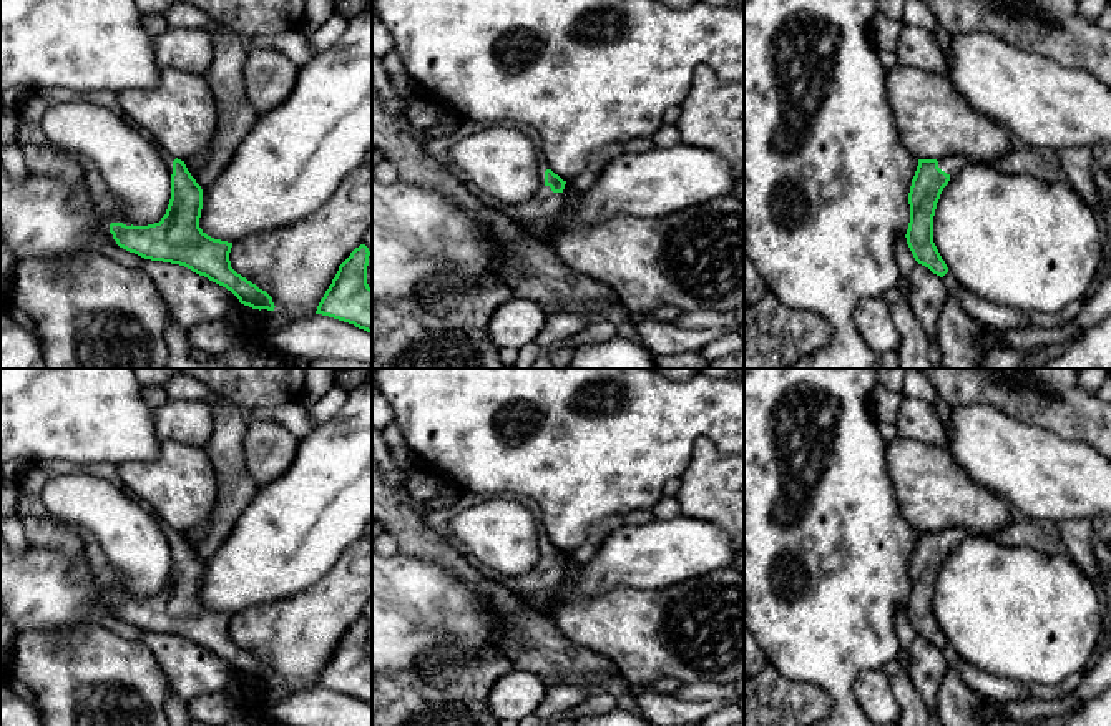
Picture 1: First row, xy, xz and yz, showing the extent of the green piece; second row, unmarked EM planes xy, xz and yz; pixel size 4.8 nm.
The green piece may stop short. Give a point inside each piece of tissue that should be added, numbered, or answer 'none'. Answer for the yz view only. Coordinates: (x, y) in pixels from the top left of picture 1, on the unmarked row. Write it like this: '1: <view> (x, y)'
1: yz (952, 537)

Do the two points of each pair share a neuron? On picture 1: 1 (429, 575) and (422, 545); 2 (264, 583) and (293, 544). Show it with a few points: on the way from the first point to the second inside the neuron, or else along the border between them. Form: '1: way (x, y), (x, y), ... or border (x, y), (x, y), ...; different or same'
1: border (399, 550), (432, 559), (459, 580); different
2: way (264, 573), (283, 554); same

